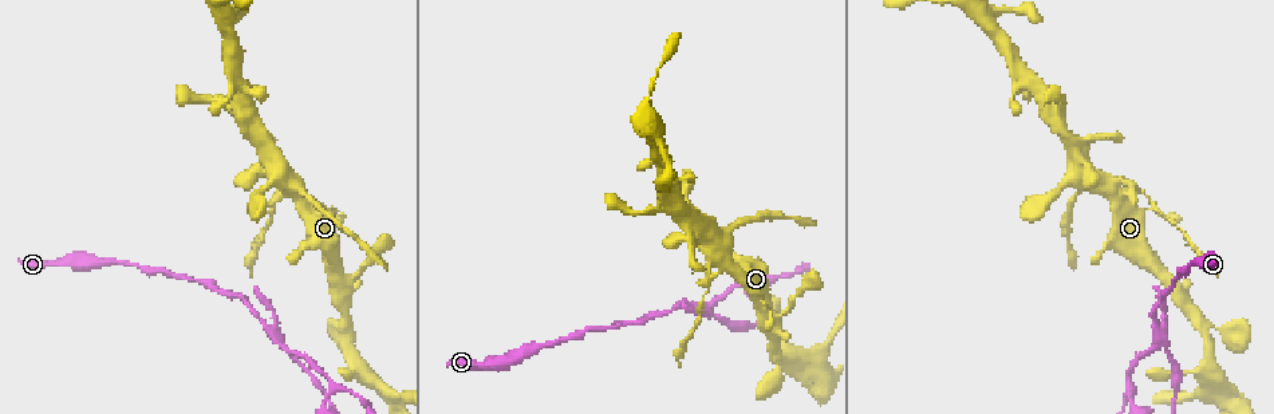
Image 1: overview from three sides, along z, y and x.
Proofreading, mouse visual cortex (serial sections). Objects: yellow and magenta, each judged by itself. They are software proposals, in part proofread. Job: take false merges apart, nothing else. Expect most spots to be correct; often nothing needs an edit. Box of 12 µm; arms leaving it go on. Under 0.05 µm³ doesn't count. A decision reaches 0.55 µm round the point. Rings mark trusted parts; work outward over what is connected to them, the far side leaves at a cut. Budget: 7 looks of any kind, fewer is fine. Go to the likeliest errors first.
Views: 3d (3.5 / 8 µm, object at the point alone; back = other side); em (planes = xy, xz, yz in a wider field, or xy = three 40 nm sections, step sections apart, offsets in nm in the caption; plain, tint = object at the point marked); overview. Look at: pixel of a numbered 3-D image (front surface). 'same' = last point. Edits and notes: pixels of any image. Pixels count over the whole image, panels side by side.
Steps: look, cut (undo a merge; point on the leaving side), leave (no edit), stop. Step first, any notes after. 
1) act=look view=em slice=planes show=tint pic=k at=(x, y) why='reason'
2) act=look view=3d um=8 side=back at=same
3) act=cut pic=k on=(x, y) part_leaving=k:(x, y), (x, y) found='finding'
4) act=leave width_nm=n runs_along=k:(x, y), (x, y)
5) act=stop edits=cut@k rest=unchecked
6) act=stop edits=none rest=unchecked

act=look view=3d um=8 pic=1 at=(269, 336) why='two arms in line, one across'

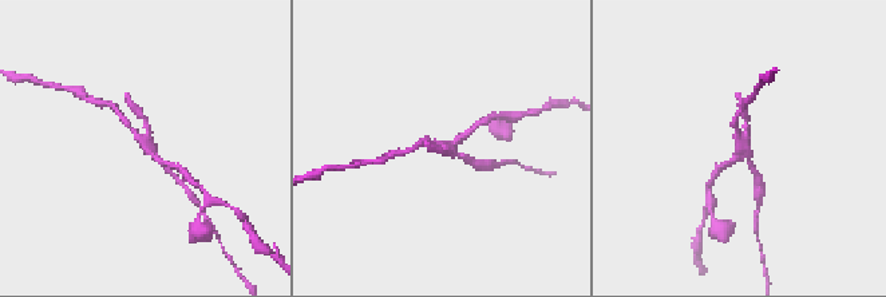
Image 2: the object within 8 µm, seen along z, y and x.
act=look view=em slice=xy step=2 show=tint pic=2 at=(144, 144) why='now the EM'

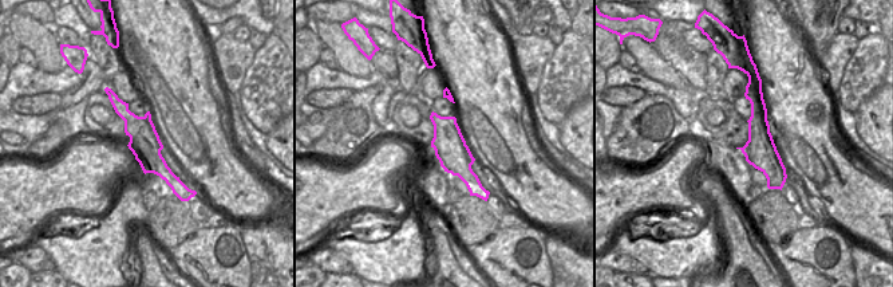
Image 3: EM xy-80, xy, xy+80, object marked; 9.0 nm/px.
act=cut pic=2 on=(758, 178) width_nm=300 part_leaving=2:(744, 147), (759, 177), (756, 189) found='a second cell is stuck on'

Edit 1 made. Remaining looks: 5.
act=look view=3d um=3.5 pic=1 at=(1117, 195) why='branch point'

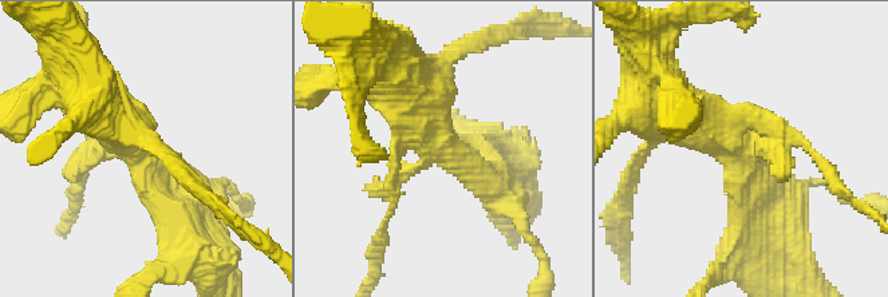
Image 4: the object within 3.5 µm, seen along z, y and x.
act=look view=em slice=planes show=tint pic=4 at=(137, 149) why='shape alone is not enough'

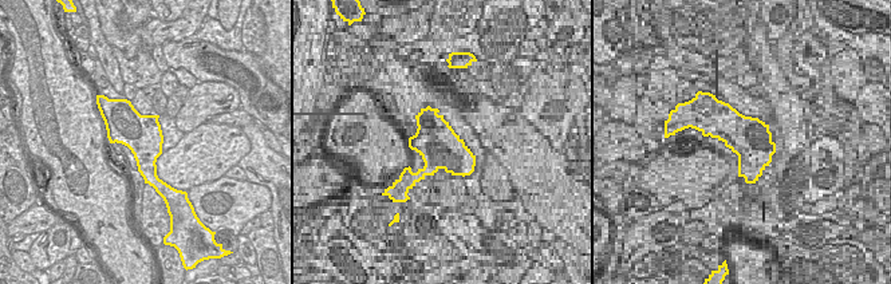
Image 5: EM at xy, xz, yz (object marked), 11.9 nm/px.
act=look view=em slice=xy step=1 show=tint at=same why='cut it another way'

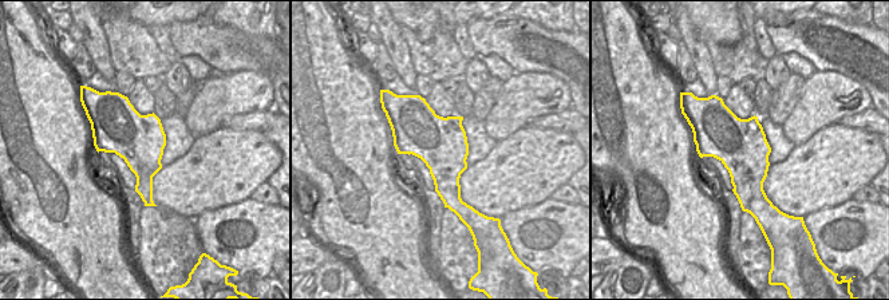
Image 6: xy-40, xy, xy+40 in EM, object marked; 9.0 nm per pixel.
act=leave runs_along=4:(773, 209), (766, 171), (673, 106) found='one cell here'

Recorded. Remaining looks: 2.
act=look view=3d um=8 side=back pic=1 at=(337, 387) why='two arms in line, one across'

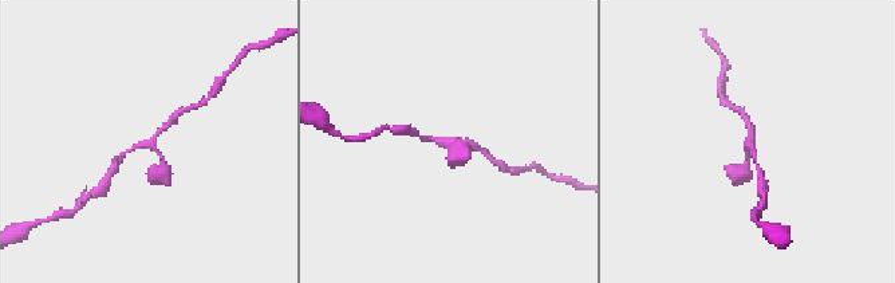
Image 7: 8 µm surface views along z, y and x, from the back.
act=look view=em slice=planes show=tint pic=7 at=(749, 144) why='shape alone is not enough'

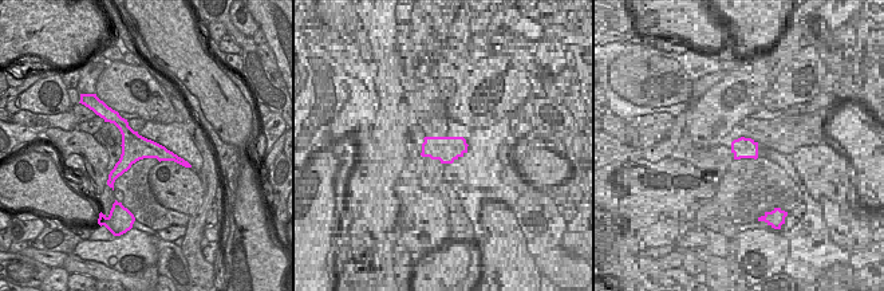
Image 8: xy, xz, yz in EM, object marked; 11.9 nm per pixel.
act=leave arm_widths_nm=150,150,200 runs_along=8:(115, 118), (143, 148), (173, 157) found='one cell here'

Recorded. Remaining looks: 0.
act=stop edits=cut@2 rest=unchecked

